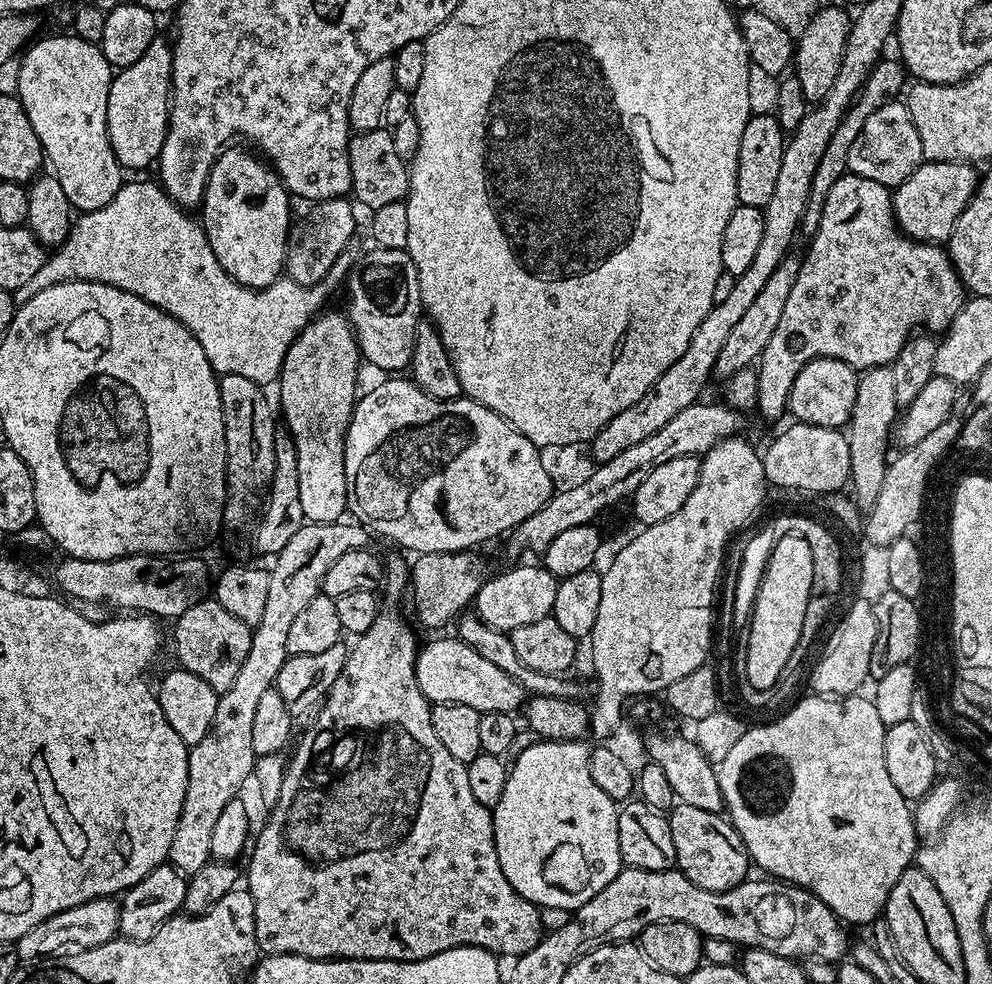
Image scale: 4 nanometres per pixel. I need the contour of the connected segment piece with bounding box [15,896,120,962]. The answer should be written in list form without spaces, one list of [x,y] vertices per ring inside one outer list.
[[[100,896],[90,902],[82,902],[82,906],[74,906],[70,910],[62,910],[62,914],[54,914],[46,918],[46,922],[38,922],[20,940],[15,941],[16,952],[24,962],[47,960],[65,950],[81,952],[102,946],[106,942],[117,939],[120,930],[120,905],[115,899]]]

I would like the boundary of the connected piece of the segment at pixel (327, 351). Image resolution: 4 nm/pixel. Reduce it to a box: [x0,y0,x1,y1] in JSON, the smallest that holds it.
[278,310,362,524]

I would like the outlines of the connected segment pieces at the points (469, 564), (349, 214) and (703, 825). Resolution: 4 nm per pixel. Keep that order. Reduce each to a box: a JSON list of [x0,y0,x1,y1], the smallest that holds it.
[[410,550,486,628],[284,197,357,286],[668,803,750,892]]

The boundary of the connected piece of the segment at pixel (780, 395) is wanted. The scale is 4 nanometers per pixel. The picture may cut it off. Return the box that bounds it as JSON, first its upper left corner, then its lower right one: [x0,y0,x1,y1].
[755,174,966,420]

